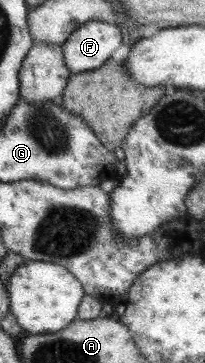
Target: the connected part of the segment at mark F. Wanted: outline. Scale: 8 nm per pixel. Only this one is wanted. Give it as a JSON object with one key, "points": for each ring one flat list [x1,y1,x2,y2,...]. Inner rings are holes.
{"points":[[97,20,86,22,61,44,65,65,73,73,101,68,121,46,122,38,118,25]]}

